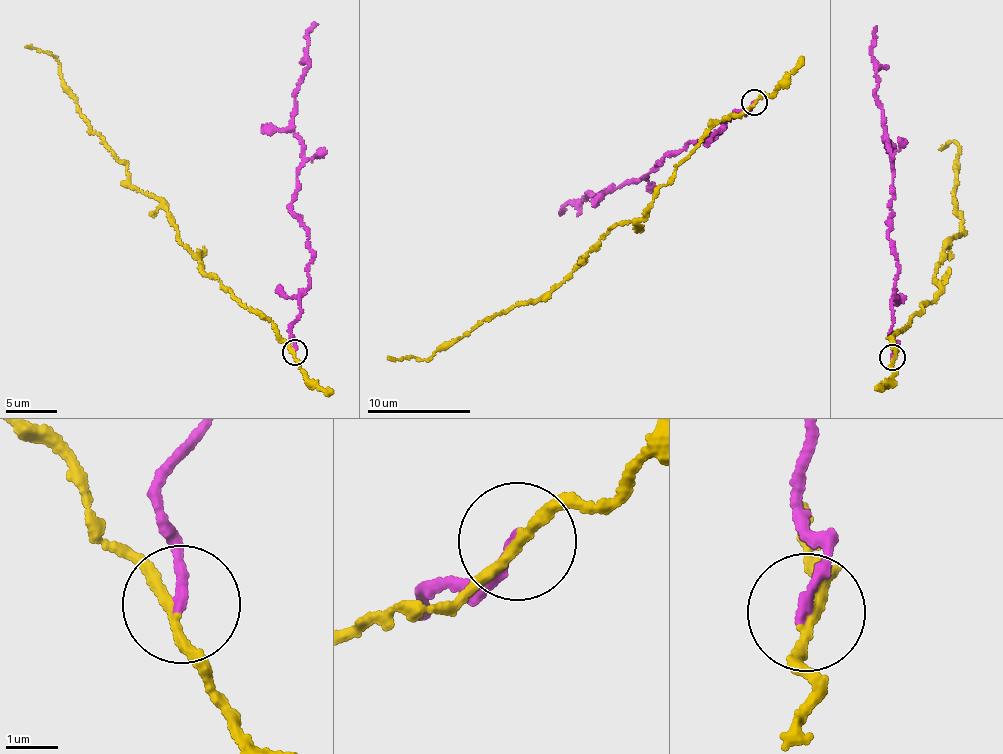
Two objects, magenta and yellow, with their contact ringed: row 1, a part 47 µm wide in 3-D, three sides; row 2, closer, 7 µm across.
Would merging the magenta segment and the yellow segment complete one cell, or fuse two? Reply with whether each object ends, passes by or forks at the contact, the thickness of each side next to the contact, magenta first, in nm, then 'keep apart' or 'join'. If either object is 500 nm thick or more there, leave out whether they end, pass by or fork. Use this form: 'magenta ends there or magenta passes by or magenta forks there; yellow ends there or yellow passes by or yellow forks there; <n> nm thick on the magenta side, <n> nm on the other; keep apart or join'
magenta ends there; yellow passes by; 180 nm thick on the magenta side, 170 nm on the other; keep apart

